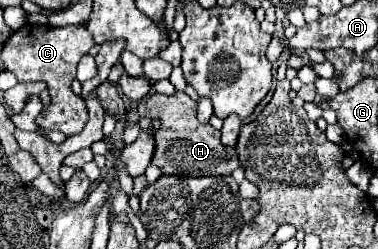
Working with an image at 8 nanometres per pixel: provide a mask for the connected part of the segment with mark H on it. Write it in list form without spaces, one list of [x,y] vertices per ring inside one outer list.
[[[154,93],[142,99],[138,104],[139,116],[148,116],[148,106],[155,106],[151,116],[159,119],[161,125],[155,133],[155,159],[153,165],[161,167],[165,175],[179,175],[179,177],[207,177],[207,175],[231,175],[237,169],[239,157],[233,147],[223,147],[221,133],[211,125],[203,125],[197,121],[195,111],[197,103],[191,101],[185,93],[173,93],[167,96]]]

